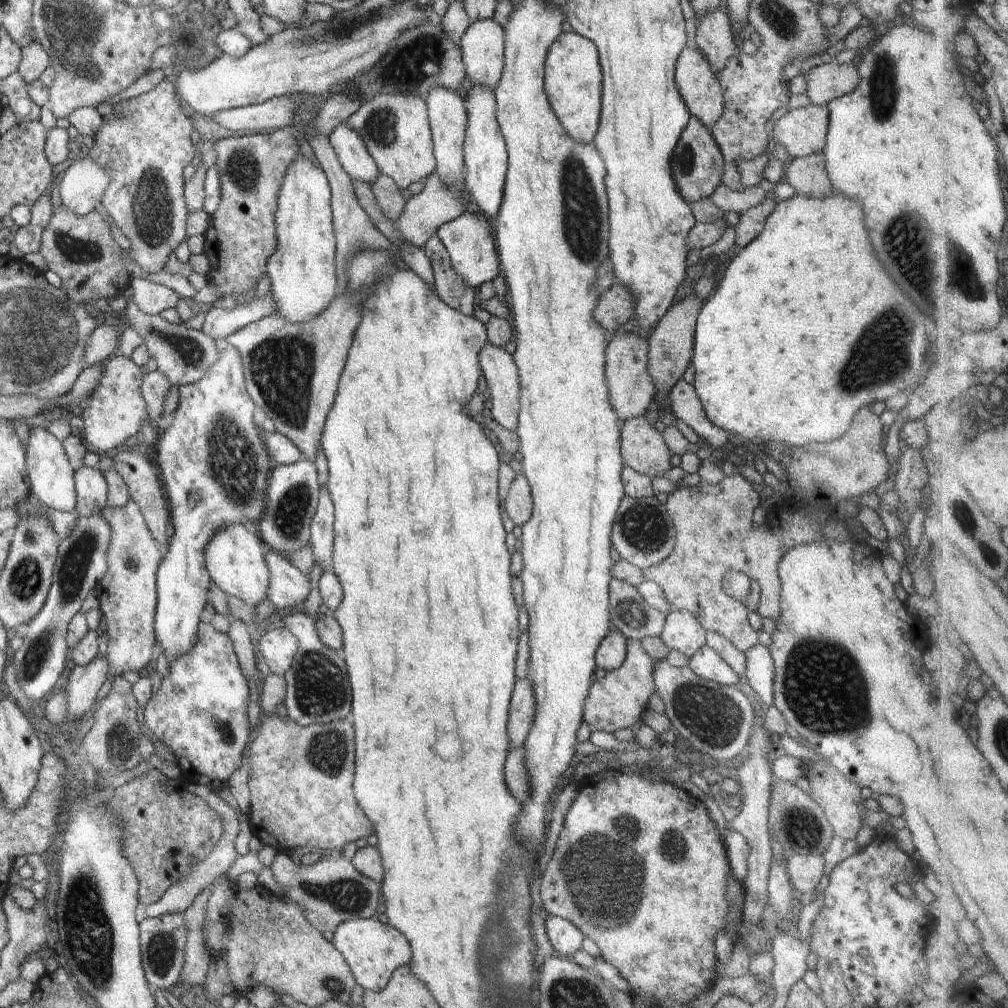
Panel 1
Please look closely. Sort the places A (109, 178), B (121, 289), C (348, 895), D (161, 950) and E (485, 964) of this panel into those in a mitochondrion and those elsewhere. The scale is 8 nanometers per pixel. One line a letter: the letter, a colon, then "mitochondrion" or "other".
A: other
B: other
C: mitochondrion
D: mitochondrion
E: other

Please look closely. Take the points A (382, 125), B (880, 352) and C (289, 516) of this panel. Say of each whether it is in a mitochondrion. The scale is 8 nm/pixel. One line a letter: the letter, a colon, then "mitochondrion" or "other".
A: mitochondrion
B: mitochondrion
C: mitochondrion

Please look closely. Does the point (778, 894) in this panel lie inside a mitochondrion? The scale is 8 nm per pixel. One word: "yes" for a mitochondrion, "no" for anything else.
no

